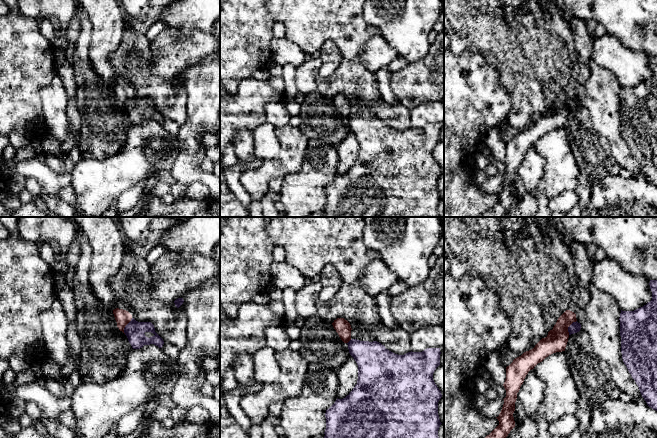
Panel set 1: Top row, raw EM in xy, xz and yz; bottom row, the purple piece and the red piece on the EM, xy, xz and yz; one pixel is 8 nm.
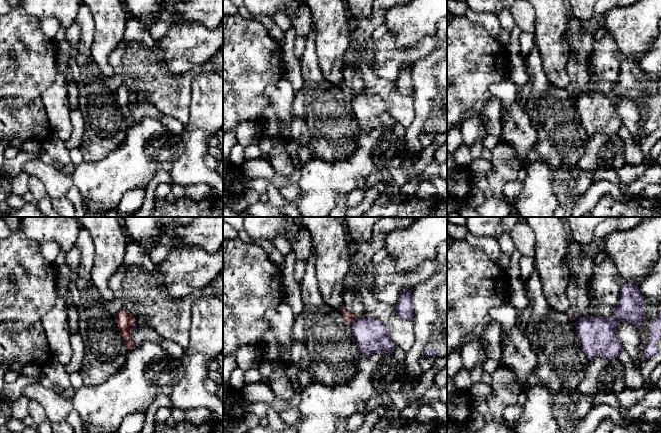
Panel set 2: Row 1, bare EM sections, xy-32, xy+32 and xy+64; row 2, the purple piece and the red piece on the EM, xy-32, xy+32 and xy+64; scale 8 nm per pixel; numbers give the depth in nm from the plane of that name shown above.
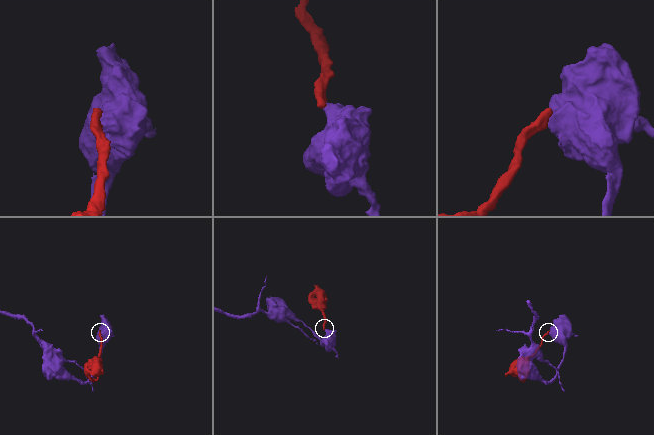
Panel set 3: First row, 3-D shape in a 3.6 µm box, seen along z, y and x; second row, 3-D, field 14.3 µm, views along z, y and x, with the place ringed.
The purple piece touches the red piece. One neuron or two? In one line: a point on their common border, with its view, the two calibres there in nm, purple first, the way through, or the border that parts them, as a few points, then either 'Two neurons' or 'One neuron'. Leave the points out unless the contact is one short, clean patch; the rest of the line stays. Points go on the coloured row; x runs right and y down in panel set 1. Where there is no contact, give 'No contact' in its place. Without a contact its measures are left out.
Touches purple at yz (568, 327). Thickness 90 nm (purple) against 170 nm. Boundary: yz (576, 320), (568, 327), (568, 334). Two neurons

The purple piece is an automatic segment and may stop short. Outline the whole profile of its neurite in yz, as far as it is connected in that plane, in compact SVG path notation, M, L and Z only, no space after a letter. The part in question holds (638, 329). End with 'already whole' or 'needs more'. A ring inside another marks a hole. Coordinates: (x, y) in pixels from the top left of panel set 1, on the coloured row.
M650 280L652 300L634 311L620 313L621 353L647 405L657 411L657 280Z | already whole

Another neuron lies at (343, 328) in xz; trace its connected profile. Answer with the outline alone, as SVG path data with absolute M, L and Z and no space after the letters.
M337 318L332 325L344 343L348 343L351 340L352 328L347 320L344 318Z

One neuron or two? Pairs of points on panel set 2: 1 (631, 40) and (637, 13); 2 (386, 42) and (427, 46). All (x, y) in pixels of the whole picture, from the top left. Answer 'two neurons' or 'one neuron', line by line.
1: one neuron
2: one neuron

